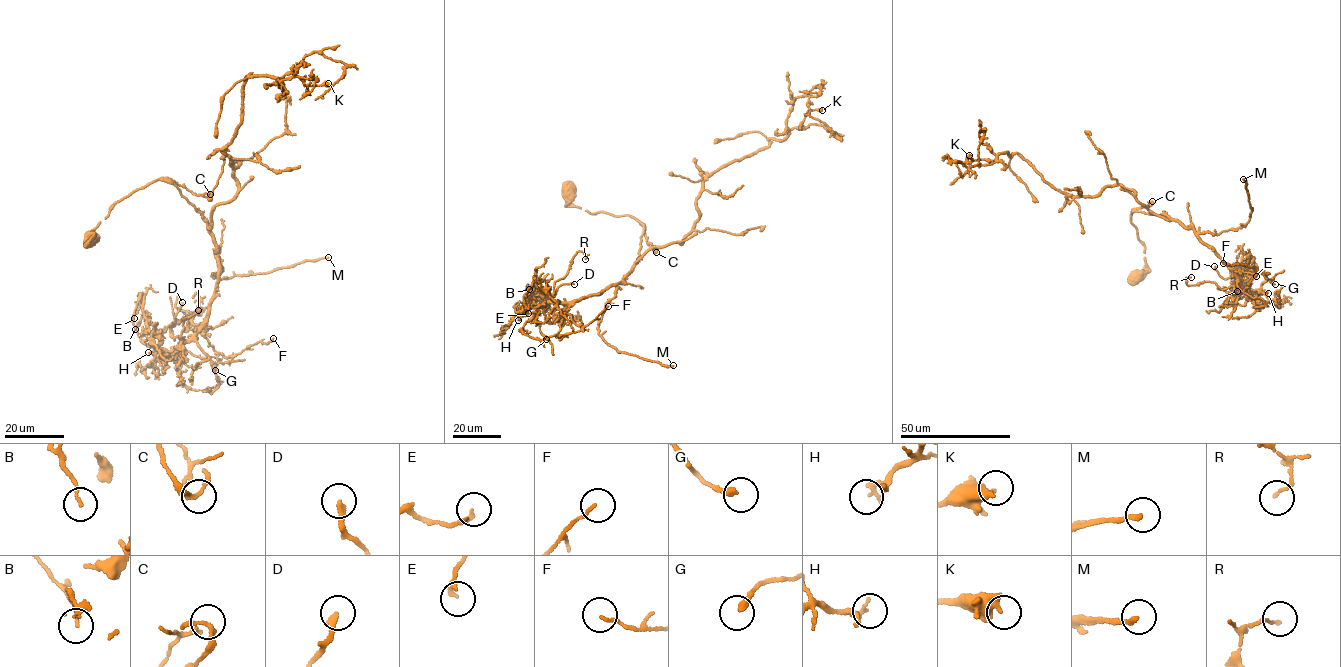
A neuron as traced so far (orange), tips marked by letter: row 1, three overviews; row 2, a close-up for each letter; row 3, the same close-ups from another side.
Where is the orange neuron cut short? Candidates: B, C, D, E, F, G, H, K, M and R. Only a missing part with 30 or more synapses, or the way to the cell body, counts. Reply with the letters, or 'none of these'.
none of these

